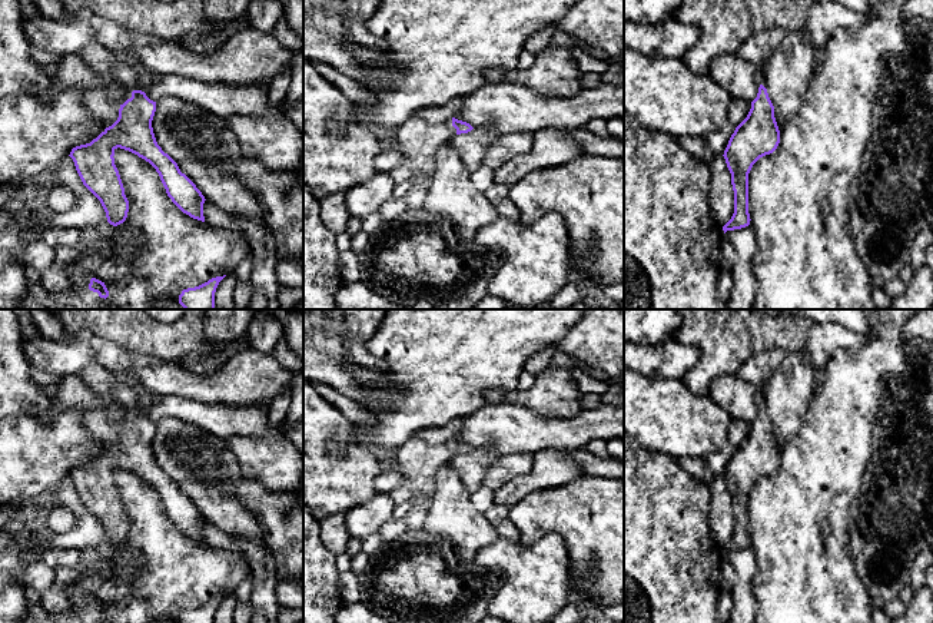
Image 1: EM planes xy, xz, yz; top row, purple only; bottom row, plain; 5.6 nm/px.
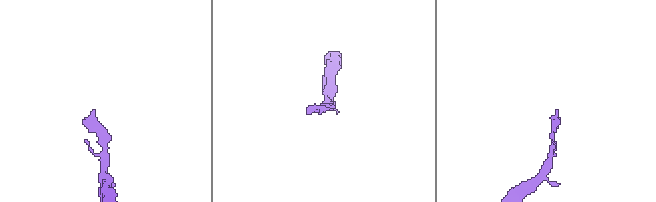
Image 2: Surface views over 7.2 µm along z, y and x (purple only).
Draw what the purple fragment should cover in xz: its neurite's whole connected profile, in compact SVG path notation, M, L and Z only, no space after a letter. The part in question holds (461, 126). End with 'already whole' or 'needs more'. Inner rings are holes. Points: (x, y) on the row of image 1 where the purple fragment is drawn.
M414 115L395 129L391 143L399 149L405 158L405 165L415 176L428 176L436 150L449 143L456 135L468 133L472 129L469 123L455 117L431 125Z; needs more

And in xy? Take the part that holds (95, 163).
M102 87L83 92L86 107L103 126L103 132L90 143L73 148L69 156L83 185L100 201L107 222L117 226L126 221L129 212L129 201L113 158L117 148L149 162L172 202L183 213L205 222L205 196L156 142L152 127L156 102L133 89L126 89L114 102L109 100Z; needs more

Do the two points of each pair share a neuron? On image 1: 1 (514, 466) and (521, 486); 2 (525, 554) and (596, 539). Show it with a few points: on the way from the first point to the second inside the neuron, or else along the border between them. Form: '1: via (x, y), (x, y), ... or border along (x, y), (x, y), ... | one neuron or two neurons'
1: border along (534, 456), (525, 473), (492, 490) | two neurons
2: border along (533, 543), (557, 532), (565, 544), (571, 579) | two neurons

